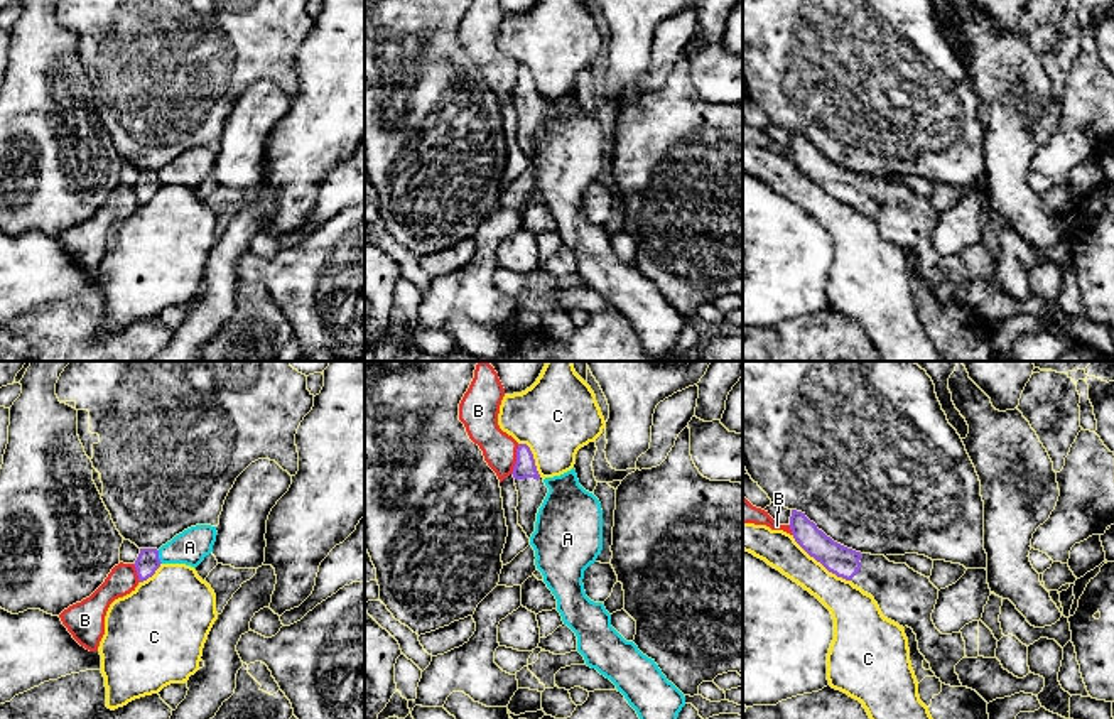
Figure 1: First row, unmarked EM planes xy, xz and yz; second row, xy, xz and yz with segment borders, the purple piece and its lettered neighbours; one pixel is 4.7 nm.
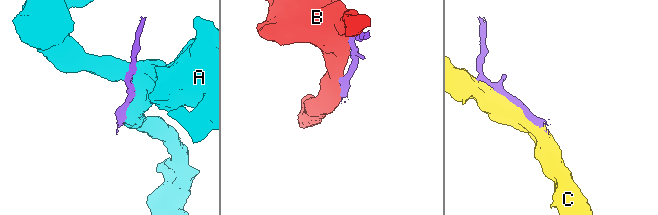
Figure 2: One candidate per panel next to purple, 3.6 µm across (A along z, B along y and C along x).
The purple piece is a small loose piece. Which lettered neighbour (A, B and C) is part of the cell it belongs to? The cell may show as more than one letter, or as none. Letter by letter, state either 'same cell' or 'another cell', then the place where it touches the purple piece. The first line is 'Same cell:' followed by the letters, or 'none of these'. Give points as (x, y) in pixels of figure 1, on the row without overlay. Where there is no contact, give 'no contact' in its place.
Same cell: none of these
A: another cell | xy (157, 179)
B: another cell | xz (517, 81)
C: another cell | yz (821, 184)

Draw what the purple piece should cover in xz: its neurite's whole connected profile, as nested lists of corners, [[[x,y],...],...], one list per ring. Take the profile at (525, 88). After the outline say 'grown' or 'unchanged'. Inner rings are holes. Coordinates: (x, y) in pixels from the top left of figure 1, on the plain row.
[[[518,66],[513,100],[518,113],[518,147],[530,160],[535,154],[538,130],[542,128],[549,110],[538,96],[533,76],[527,66]]]; grown

